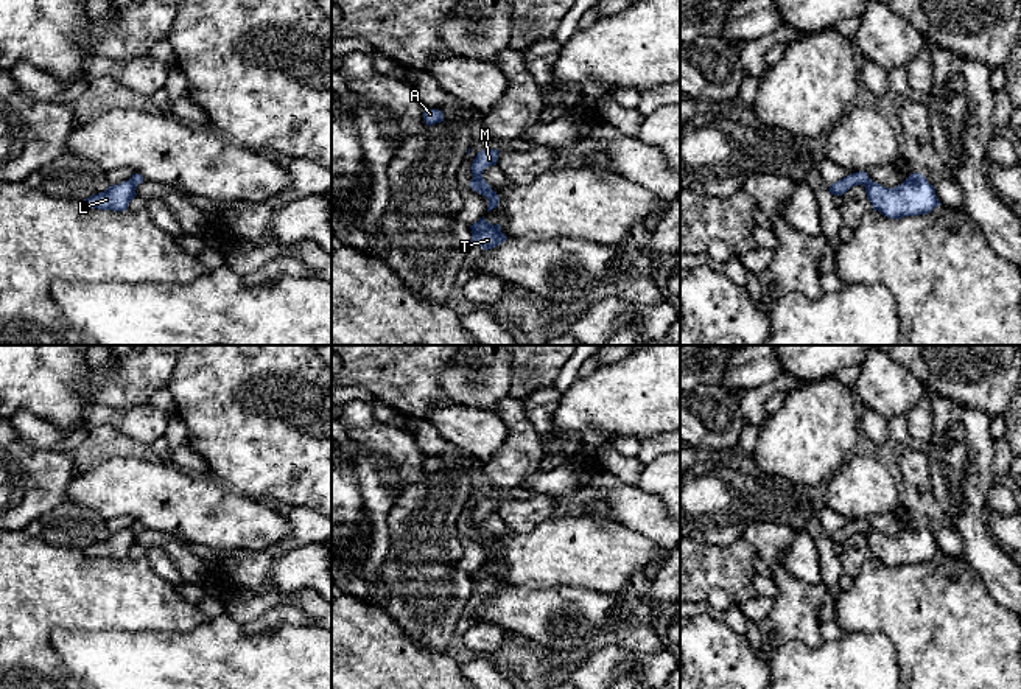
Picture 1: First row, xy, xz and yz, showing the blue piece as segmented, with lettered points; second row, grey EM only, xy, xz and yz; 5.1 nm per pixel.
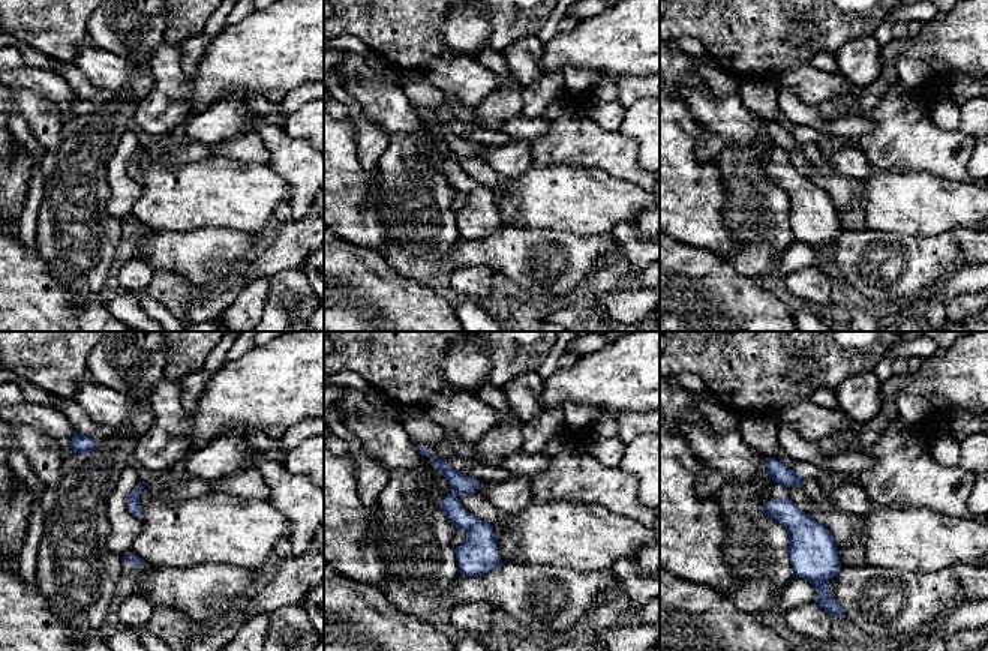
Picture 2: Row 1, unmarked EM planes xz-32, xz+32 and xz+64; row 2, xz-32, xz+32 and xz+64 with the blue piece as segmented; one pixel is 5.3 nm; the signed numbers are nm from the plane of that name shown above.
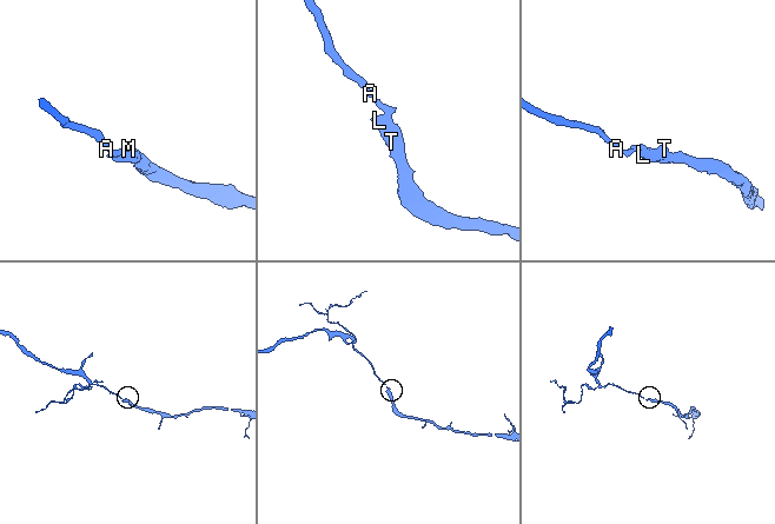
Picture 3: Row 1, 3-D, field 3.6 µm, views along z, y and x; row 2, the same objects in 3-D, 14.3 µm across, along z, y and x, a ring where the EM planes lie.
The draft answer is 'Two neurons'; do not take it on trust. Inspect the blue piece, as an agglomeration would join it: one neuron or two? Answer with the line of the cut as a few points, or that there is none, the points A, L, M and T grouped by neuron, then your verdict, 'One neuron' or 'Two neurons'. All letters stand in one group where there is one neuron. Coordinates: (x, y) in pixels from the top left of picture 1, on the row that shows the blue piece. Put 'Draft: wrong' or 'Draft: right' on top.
Draft: right
Split along xz (473, 178), (484, 190), (492, 192). Groups: A M / L T. Two neurons

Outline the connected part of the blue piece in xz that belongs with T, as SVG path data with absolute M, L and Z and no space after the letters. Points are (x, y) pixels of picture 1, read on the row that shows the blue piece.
M484 216L470 226L472 229L472 244L481 246L484 250L493 249L504 243L507 236L501 232L501 226L490 224Z

